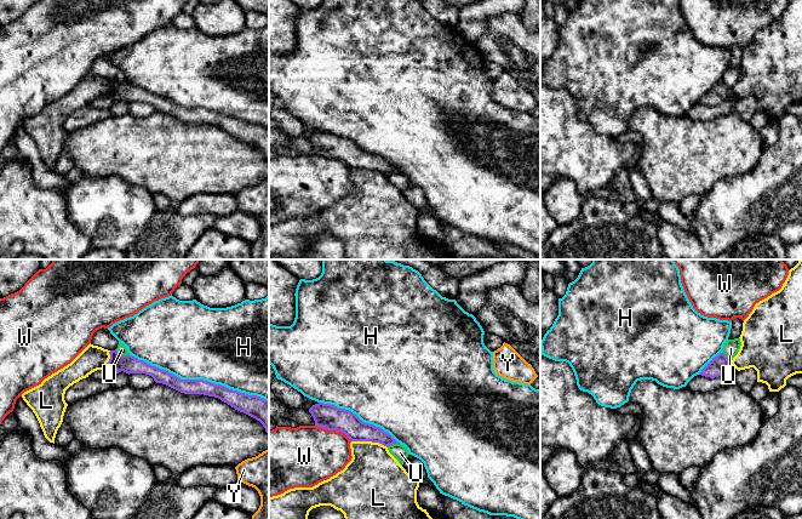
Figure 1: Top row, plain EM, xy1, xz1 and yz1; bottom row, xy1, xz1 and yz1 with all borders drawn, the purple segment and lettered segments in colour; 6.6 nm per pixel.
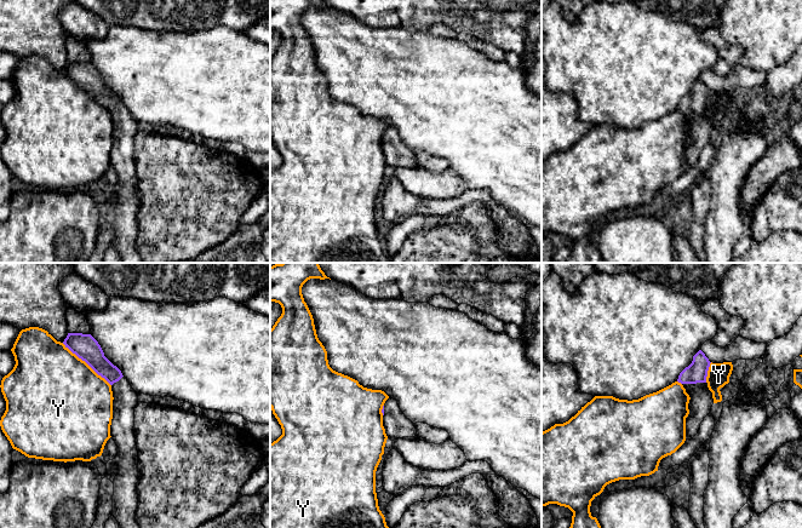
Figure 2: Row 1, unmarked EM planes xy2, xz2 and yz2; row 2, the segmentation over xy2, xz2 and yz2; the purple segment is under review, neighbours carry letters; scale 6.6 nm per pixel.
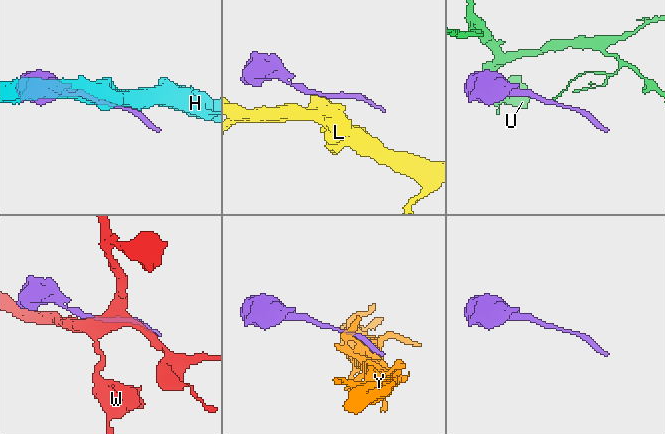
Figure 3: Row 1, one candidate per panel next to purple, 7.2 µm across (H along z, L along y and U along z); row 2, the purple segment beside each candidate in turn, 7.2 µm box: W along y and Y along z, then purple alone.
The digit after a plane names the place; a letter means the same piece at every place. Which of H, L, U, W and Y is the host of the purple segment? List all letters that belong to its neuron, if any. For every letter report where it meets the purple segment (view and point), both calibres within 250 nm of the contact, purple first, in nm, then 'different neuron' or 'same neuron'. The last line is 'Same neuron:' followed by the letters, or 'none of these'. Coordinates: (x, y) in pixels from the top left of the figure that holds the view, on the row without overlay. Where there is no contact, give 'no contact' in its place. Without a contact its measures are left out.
H: contact xy1 (199, 108); calibres 100 and 500 nm; different neuron
L: contact xz1 (368, 169); calibres 150 and 380 nm; different neuron
U: contact xy1 (122, 84); calibres 120 and 70 nm; different neuron
W: contact xz1 (333, 158); calibres 170 and 400 nm; different neuron
Y: contact xy2 (86, 91); calibres 170 and 500 nm; different neuron
Same neuron: none of these

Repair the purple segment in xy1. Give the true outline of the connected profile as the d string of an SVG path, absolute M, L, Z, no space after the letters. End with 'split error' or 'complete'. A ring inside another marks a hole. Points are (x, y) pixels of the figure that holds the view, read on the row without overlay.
M110 79L110 87L105 97L119 102L145 102L154 107L156 112L166 113L184 122L204 122L214 125L227 131L235 138L244 141L259 149L269 162L269 129L257 124L248 124L229 118L220 113L214 113L204 108L181 108L179 105L161 98L156 95L138 89L132 84L121 84L118 79Z | complete

